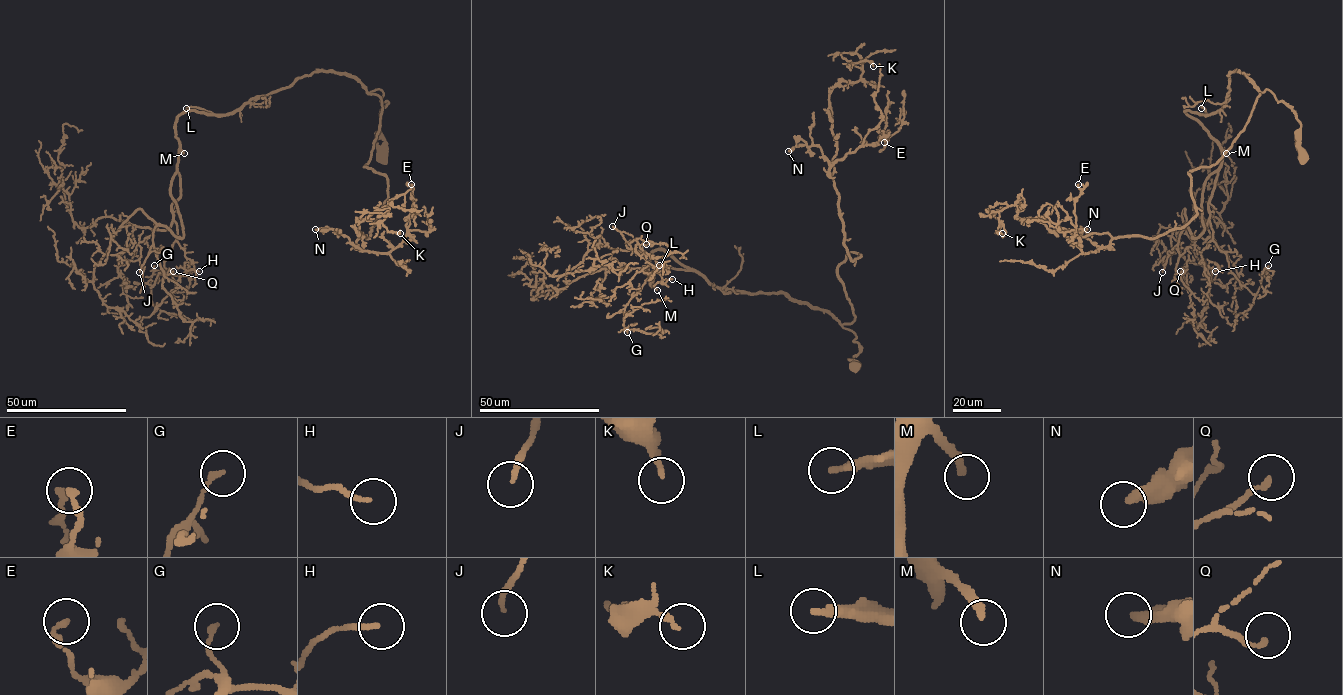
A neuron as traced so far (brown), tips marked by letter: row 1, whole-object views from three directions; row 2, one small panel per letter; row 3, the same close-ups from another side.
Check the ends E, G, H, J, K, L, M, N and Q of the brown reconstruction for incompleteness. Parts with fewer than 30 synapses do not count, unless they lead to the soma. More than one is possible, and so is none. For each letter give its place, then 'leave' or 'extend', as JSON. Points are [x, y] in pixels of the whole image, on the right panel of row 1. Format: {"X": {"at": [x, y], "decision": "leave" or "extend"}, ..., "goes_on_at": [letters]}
{"E": {"at": [1078, 184], "decision": "leave"}, "G": {"at": [1268, 265], "decision": "leave"}, "H": {"at": [1215, 271], "decision": "leave"}, "J": {"at": [1162, 272], "decision": "extend"}, "K": {"at": [1002, 233], "decision": "leave"}, "L": {"at": [1201, 108], "decision": "extend"}, "M": {"at": [1226, 153], "decision": "extend"}, "N": {"at": [1087, 229], "decision": "leave"}, "Q": {"at": [1180, 271], "decision": "leave"}, "goes_on_at": ["J", "L", "M"]}

